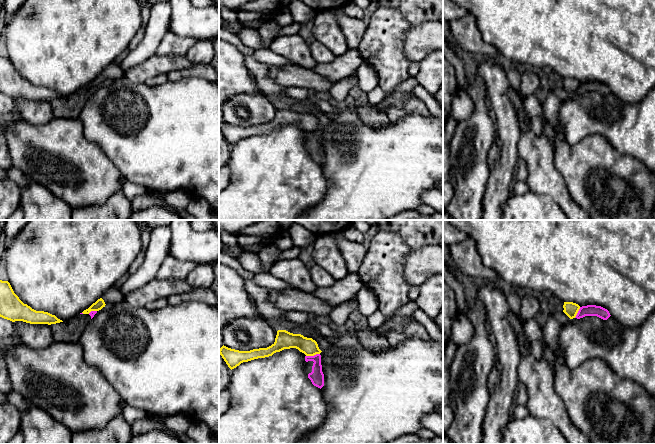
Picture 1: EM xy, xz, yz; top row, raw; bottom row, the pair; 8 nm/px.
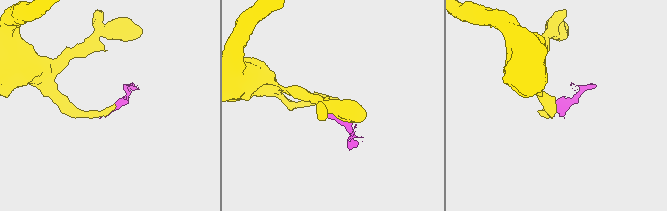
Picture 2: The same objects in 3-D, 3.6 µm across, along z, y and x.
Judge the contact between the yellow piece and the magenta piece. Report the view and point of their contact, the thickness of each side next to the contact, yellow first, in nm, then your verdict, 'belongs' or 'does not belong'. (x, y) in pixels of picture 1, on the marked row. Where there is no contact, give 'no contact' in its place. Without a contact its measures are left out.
xz (312, 355) | 140/110 nm | does not belong

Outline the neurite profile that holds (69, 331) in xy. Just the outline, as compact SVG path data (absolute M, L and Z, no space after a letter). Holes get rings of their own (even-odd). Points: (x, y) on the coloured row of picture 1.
M97 311L79 315L65 322L49 325L55 342L78 342L85 326Z

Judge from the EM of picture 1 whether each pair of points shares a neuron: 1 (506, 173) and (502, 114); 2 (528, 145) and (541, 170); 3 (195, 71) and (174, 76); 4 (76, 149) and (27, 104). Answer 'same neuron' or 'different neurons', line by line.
1: same neuron
2: same neuron
3: same neuron
4: different neurons

